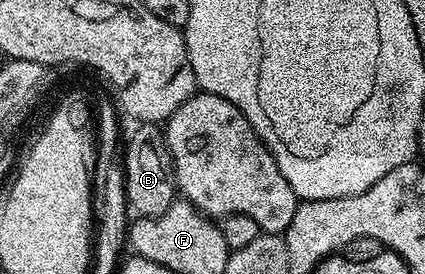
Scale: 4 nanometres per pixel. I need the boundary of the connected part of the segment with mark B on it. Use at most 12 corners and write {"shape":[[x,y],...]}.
{"shape":[[140,124],[122,150],[133,215],[157,218],[177,197],[164,131]]}

